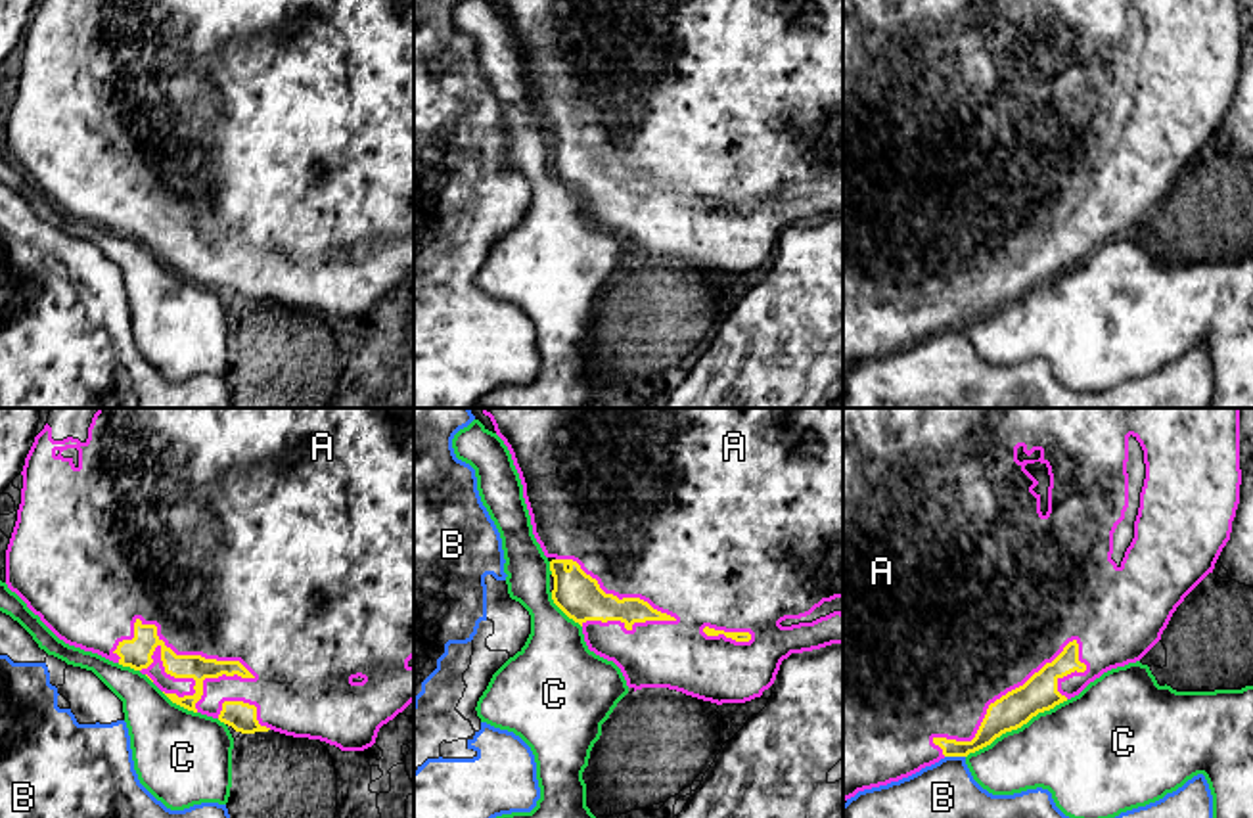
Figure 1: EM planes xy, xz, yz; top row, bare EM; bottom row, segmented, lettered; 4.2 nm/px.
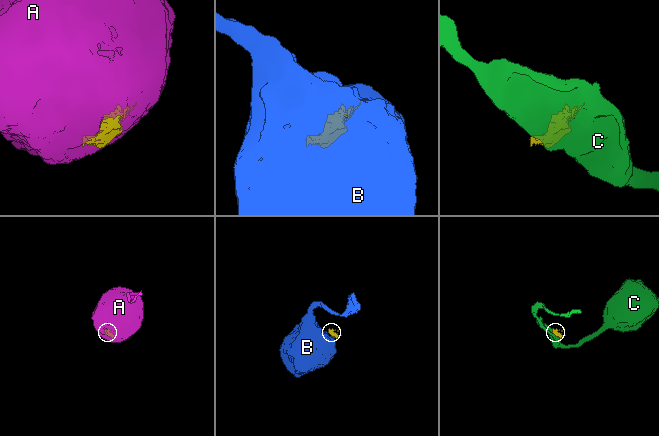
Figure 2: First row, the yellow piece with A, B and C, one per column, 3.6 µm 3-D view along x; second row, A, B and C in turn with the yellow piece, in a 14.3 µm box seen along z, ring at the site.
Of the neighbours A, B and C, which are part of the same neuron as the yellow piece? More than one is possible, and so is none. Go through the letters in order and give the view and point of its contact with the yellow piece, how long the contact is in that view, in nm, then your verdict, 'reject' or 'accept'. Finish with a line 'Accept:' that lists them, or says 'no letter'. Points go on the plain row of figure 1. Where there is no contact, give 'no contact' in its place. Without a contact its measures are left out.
A: contact xy (173, 223); length 600 nm; accept
B: contact yz (955, 326); length 90 nm; reject
C: contact yz (1016, 299); length 500 nm; reject
Accept: A

